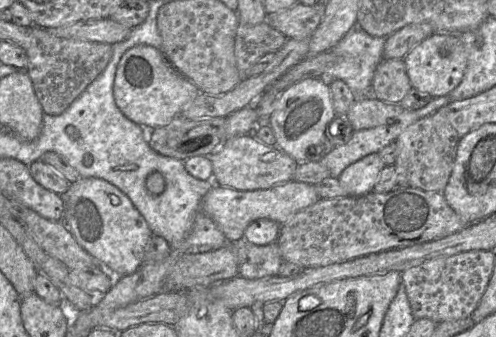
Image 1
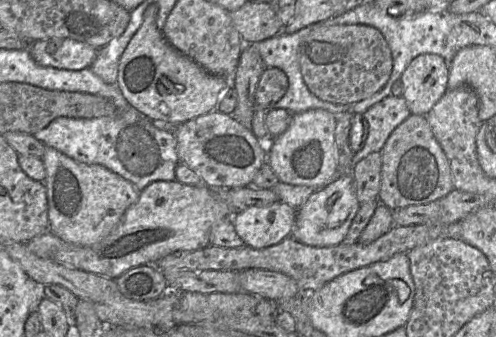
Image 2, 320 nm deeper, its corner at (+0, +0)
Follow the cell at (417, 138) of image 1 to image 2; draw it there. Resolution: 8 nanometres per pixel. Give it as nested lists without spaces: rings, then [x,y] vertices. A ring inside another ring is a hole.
[[[411,114],[392,132],[381,154],[378,200],[391,210],[431,203],[455,189],[449,161],[424,115]]]

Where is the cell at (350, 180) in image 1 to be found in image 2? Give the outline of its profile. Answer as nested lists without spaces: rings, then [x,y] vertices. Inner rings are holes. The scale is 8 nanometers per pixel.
[[[351,173],[341,174],[327,186],[315,190],[297,210],[294,229],[290,237],[314,247],[330,247],[343,243],[349,228],[361,207]]]

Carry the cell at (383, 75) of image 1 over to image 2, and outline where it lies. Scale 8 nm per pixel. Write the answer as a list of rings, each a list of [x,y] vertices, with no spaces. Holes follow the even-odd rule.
[[[318,22],[303,39],[298,50],[298,61],[303,80],[315,96],[334,104],[354,105],[371,97],[388,82],[393,60],[391,50],[382,33],[368,25],[325,25]]]

